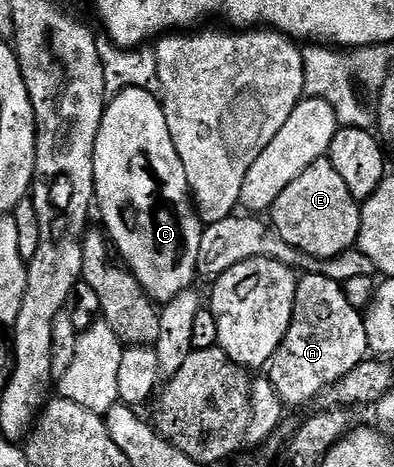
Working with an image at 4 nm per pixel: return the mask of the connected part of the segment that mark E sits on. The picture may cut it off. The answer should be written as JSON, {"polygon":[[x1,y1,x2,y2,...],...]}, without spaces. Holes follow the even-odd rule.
{"polygon":[[328,157,314,161,302,177,294,177,270,212,271,226,294,249,316,258,336,258,353,250,360,241,361,204,346,189,346,182],[272,218,272,219,271,219]]}

